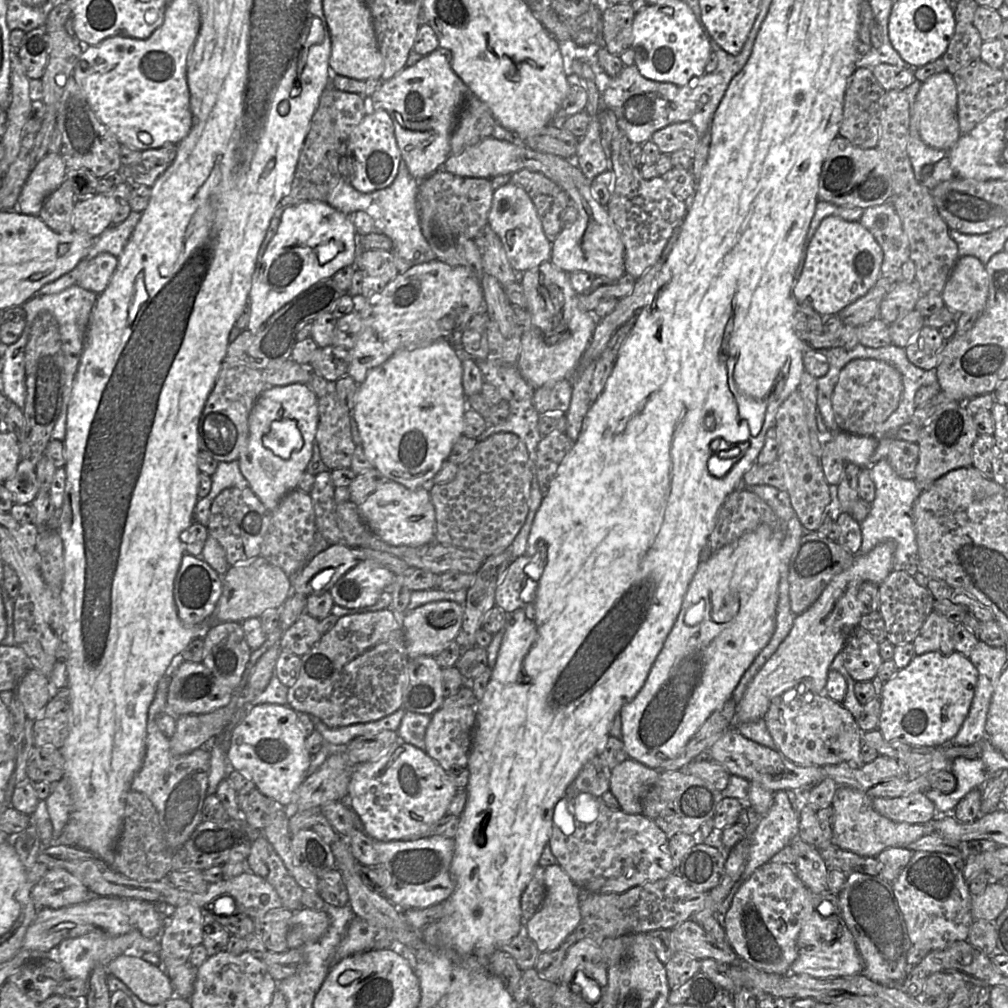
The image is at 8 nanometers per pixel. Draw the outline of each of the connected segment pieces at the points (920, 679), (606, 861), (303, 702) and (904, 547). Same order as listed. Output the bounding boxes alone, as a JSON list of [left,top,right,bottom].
[[877,651,977,747],[548,792,676,893],[287,608,409,728],[858,458,920,570]]

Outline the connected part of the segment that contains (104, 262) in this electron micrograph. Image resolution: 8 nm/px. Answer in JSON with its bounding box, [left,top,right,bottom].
[76,253,117,295]

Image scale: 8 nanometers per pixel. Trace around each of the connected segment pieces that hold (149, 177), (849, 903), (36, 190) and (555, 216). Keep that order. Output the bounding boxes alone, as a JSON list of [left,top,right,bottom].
[[132,144,178,187],[837,871,912,988],[15,153,67,216],[509,169,570,242]]

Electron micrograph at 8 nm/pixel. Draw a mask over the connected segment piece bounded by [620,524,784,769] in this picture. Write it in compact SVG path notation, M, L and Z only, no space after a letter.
M762 524L699 566L644 686L620 710L621 740L630 759L657 769L664 761L676 758L707 718L732 697L741 677L775 631L783 539L782 531Z

